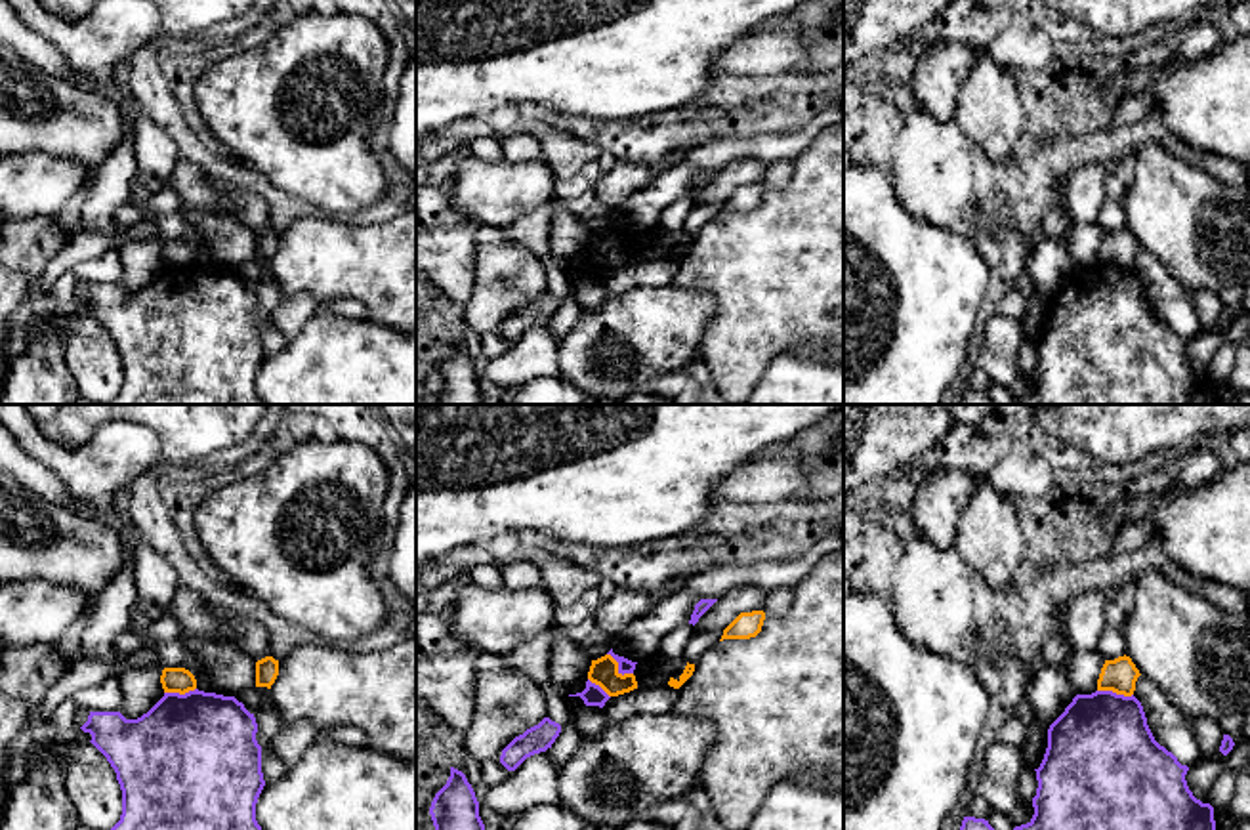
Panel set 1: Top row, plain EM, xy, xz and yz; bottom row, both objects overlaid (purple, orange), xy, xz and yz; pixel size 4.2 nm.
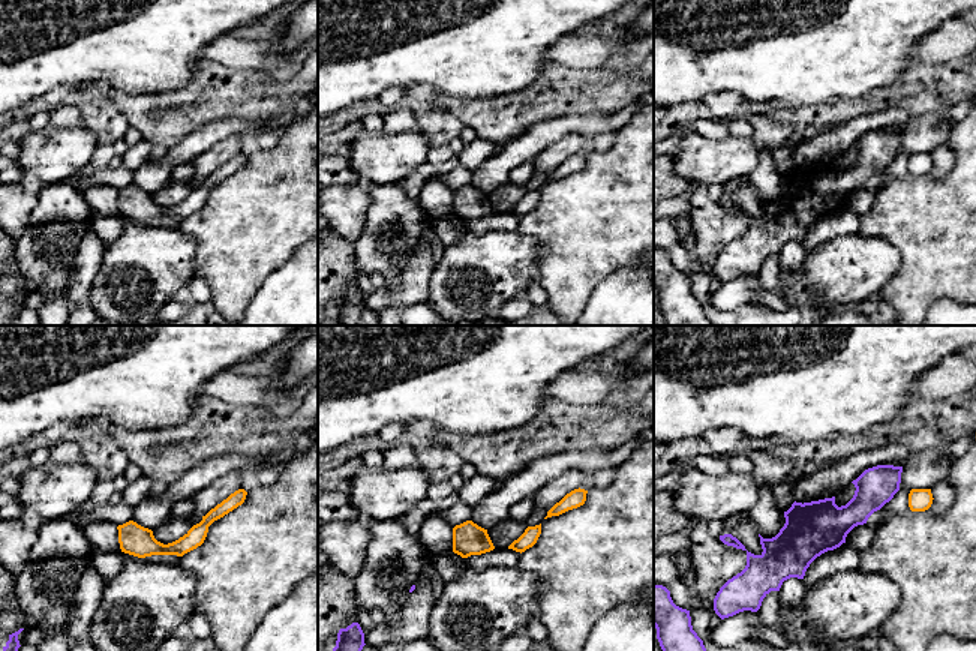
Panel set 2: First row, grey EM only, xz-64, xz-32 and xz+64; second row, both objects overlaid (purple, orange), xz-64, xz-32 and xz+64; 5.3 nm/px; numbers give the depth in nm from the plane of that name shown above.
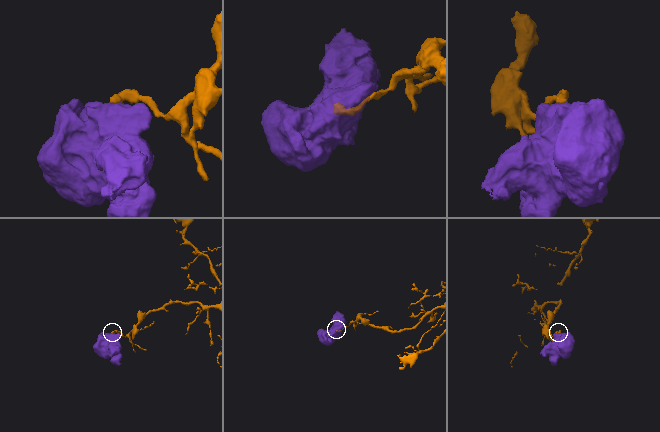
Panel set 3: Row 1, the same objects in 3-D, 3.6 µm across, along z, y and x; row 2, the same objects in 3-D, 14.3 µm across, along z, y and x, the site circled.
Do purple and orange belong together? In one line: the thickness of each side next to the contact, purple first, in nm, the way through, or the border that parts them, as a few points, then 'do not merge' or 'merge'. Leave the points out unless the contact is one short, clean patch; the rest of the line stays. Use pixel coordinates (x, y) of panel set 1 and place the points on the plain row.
calibres 60 and 120 nm; border xz (607, 226), (623, 247), (632, 247); do not merge

